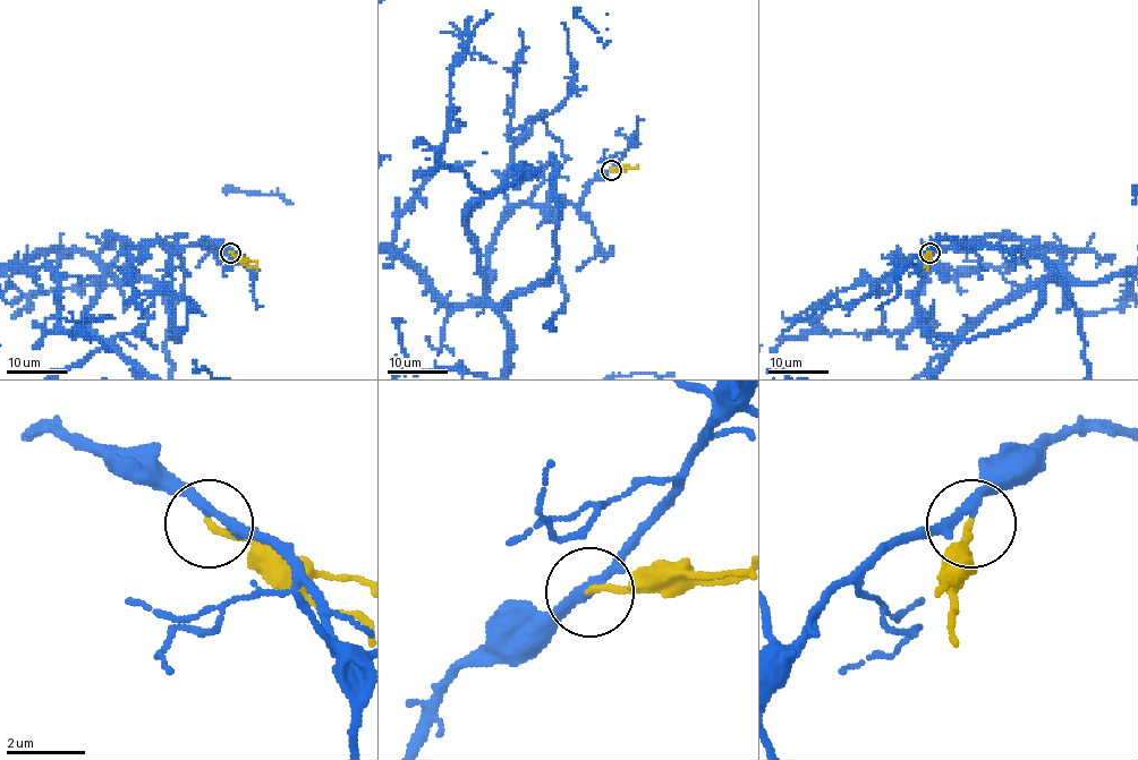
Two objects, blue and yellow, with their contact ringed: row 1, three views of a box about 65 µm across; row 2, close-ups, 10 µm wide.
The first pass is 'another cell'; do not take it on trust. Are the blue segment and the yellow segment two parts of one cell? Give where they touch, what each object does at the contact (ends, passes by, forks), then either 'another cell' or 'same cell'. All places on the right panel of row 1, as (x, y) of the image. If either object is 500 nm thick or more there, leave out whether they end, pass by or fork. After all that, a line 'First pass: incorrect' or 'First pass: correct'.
(930, 253) | blue passes by | yellow ends | same cell
First pass: incorrect

